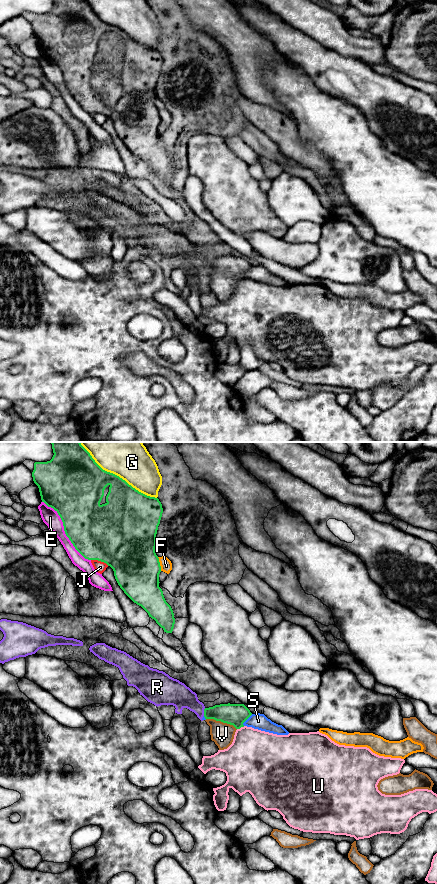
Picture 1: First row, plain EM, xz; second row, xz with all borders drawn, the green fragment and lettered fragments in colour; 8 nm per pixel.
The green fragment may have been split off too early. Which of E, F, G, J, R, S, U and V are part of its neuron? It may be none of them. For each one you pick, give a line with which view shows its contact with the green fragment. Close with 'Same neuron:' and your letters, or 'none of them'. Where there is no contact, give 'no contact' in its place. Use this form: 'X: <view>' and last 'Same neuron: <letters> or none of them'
V: xz
Same neuron: V

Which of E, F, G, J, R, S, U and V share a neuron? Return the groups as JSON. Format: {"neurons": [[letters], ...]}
{"neurons": [["E", "S"], ["F"], ["G"], ["J"], ["R"], ["U"], ["V"]]}

